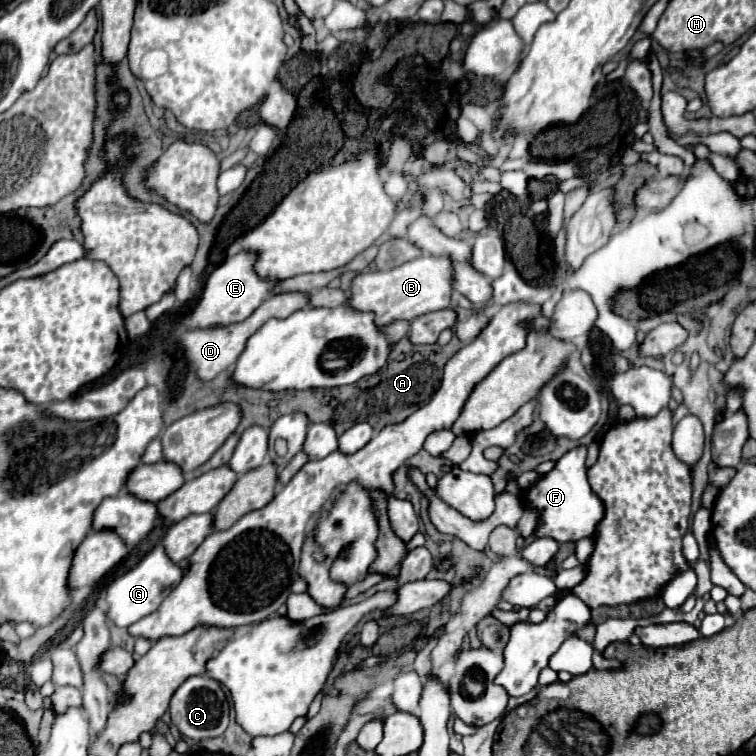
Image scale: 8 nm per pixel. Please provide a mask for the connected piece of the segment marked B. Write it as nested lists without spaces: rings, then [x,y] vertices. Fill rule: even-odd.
[[[422,255],[416,257],[416,261],[408,261],[390,271],[360,273],[352,281],[350,305],[358,311],[372,311],[376,315],[378,327],[386,327],[394,319],[412,321],[414,317],[420,317],[424,313],[450,307],[452,281],[454,281],[454,269],[450,257]]]

